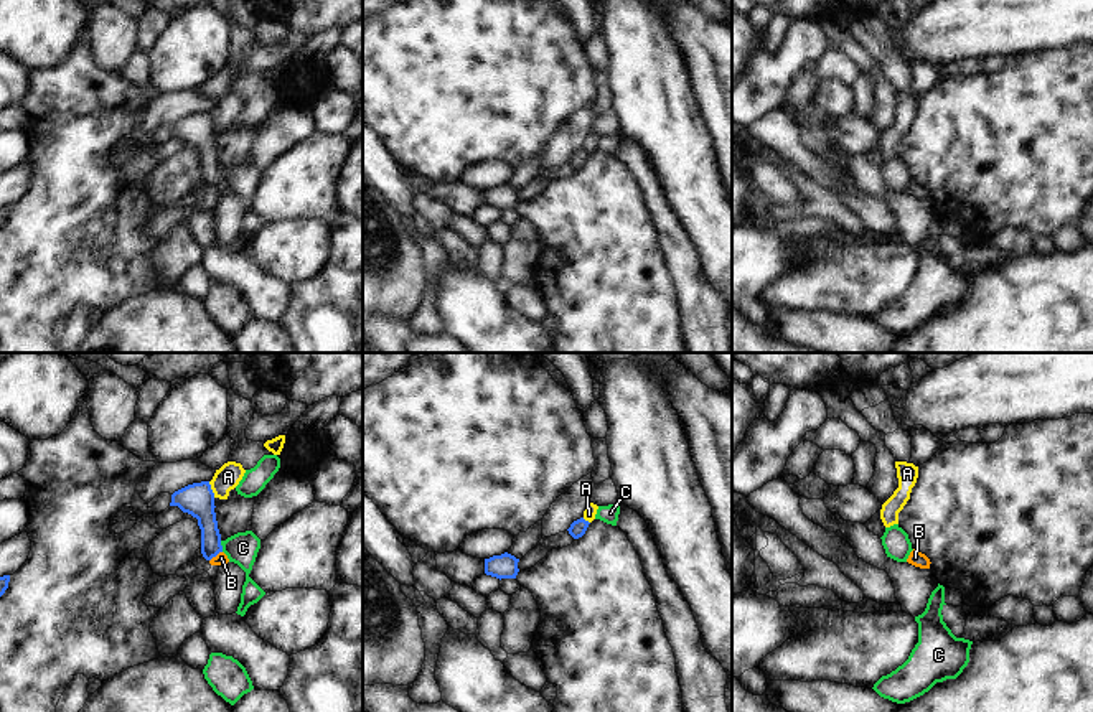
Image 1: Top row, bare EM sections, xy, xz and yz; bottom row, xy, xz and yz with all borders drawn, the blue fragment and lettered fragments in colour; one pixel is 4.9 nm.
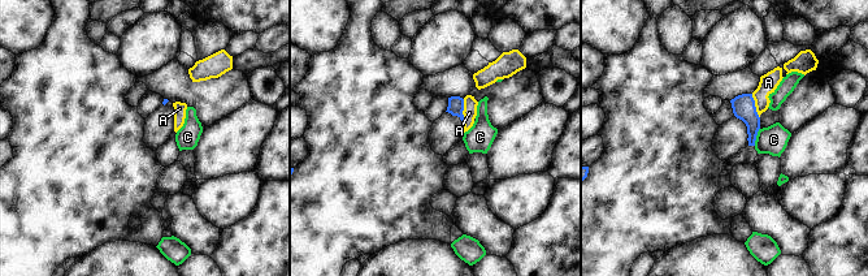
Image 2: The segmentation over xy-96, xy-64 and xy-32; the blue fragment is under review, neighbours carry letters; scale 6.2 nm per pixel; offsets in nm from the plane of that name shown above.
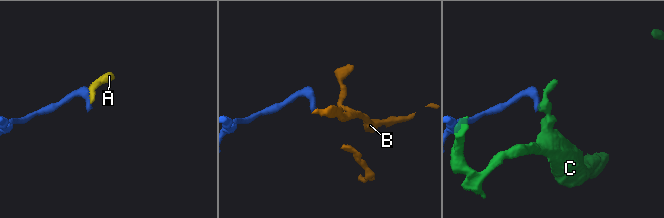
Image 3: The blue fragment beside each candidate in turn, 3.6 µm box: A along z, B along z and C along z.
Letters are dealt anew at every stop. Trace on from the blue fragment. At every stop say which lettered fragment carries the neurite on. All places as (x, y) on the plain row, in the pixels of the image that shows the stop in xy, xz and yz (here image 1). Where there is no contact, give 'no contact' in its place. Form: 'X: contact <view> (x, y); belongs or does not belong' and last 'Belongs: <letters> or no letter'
A: contact xy (211, 121); does not belong
B: contact xy (215, 187); belongs
C: contact xy (221, 177); does not belong
Belongs: B

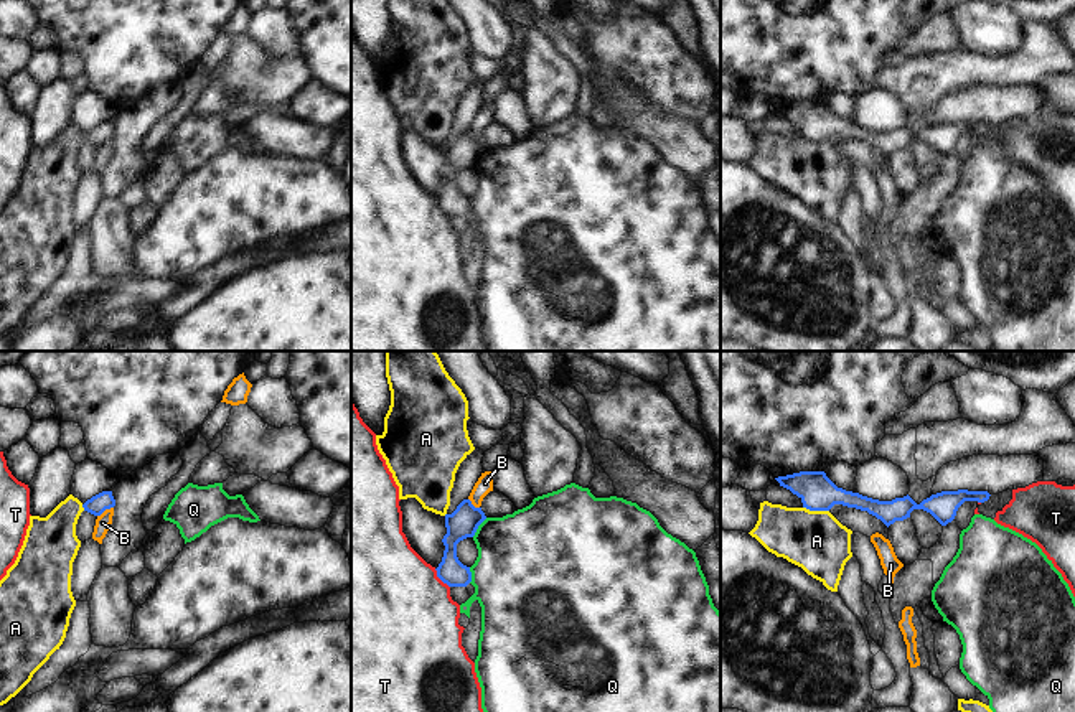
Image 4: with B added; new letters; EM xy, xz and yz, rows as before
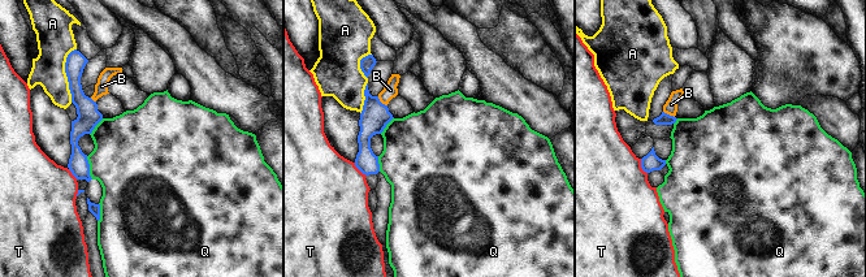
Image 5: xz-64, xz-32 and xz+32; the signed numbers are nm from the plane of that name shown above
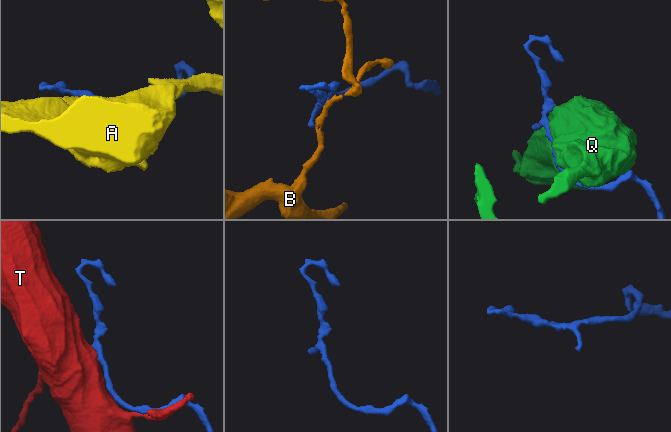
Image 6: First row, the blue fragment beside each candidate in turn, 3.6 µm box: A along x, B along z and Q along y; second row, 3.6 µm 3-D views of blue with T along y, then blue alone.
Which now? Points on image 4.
A: contact yz (816, 140); does not belong
B: contact xy (104, 140); does not belong
Q: contact xz (477, 159); does not belong
T: contact xz (441, 210); does not belong
Belongs: no letter

